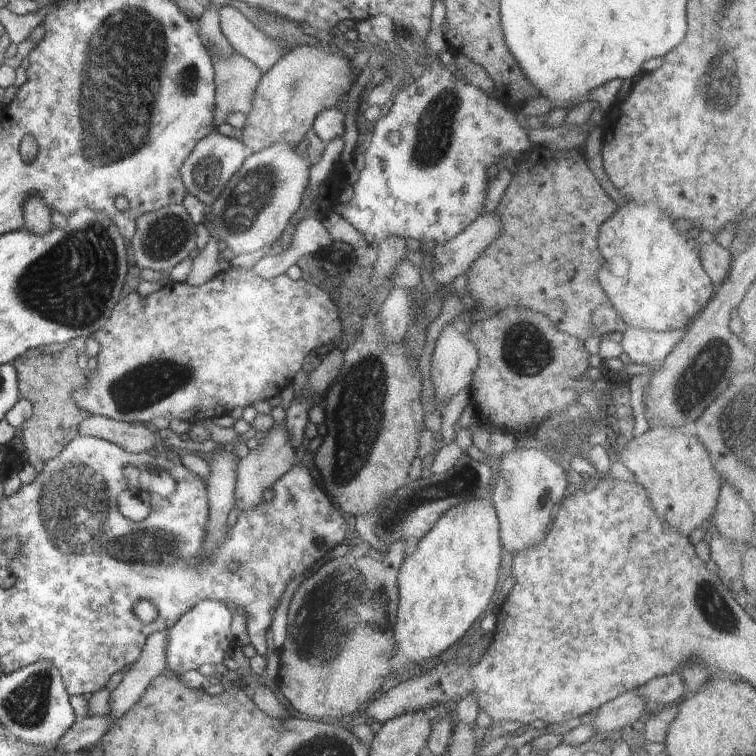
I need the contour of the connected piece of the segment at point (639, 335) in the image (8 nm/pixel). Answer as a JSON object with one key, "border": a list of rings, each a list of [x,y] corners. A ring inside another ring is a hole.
{"border":[[[628,326],[622,334],[619,342],[623,352],[630,356],[630,360],[636,364],[646,364],[651,368],[661,366],[668,353],[675,347],[675,344],[686,334],[686,329],[673,331],[649,331]]]}

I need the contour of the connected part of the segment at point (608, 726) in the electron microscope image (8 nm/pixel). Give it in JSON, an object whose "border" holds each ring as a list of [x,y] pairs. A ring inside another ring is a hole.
{"border":[[[639,688],[622,693],[604,703],[591,721],[598,732],[597,736],[620,731],[626,724],[632,724],[640,718],[645,704],[645,700],[639,696]]]}

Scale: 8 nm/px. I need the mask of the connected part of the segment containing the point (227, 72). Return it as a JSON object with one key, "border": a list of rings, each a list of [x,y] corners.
{"border":[[[235,55],[223,61],[212,56],[215,70],[215,111],[212,131],[218,131],[229,112],[247,114],[251,109],[253,94],[262,80],[261,70],[244,55]]]}

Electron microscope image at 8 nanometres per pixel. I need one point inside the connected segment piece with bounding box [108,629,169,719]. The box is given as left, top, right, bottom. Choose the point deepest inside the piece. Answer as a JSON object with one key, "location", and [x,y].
{"location":[152,662]}

